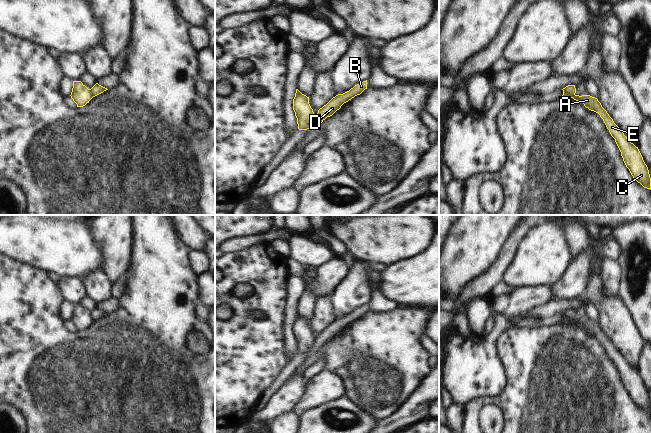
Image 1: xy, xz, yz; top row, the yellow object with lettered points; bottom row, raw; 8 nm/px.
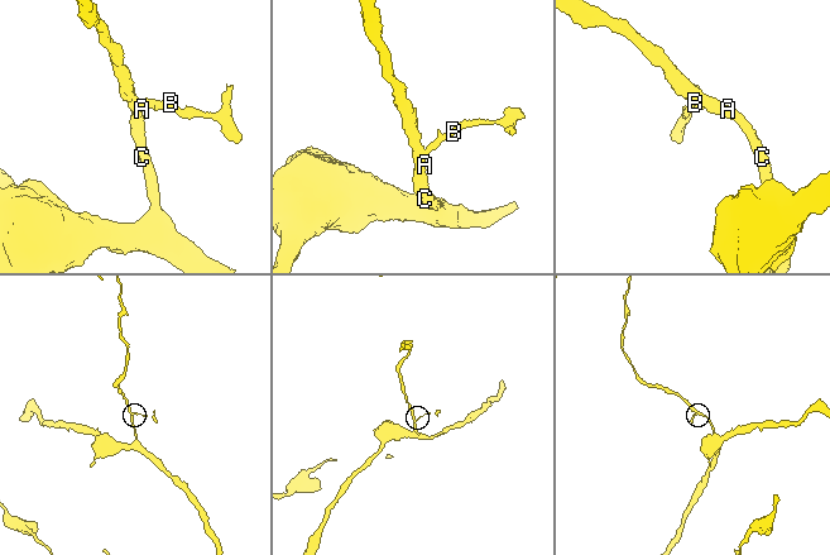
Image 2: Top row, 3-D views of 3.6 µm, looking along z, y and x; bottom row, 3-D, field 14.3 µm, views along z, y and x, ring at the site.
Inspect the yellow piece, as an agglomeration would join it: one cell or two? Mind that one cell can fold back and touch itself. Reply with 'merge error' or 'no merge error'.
merge error

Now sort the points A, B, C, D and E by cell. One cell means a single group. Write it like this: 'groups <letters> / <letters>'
groups A C E / B D

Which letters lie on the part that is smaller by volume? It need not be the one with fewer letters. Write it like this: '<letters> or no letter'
B, D

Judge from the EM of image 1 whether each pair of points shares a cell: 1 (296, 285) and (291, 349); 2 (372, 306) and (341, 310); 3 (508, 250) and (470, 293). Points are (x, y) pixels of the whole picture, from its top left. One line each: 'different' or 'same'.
1: same
2: different
3: same

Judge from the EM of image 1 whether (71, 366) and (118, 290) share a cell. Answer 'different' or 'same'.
different

